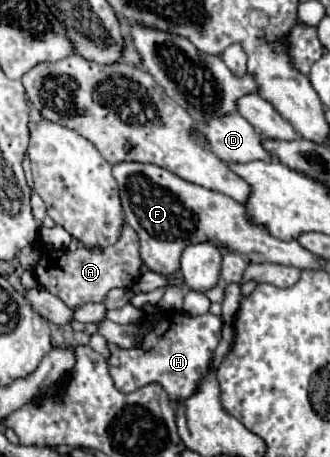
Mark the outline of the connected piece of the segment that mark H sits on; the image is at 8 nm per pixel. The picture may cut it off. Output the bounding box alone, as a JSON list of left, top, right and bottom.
[106,311,222,405]

